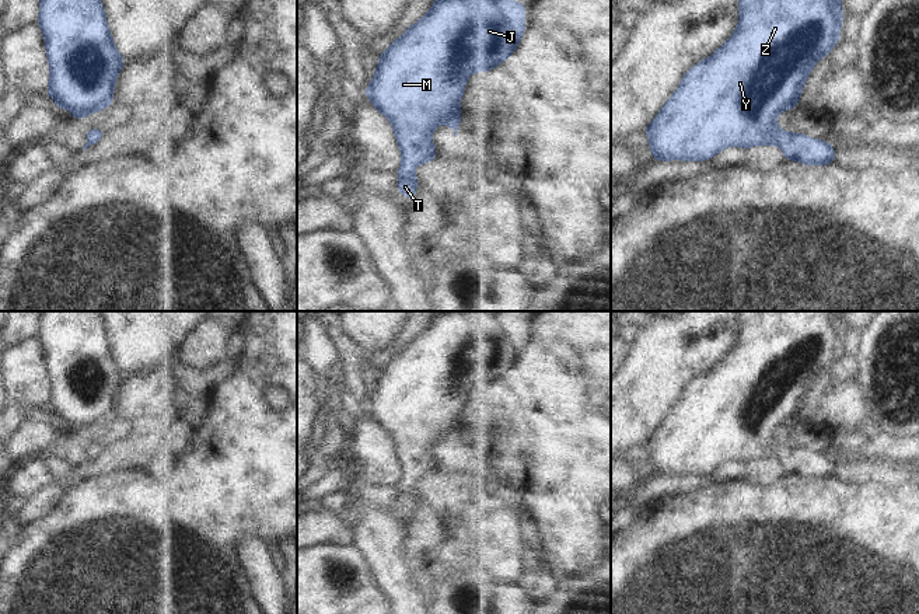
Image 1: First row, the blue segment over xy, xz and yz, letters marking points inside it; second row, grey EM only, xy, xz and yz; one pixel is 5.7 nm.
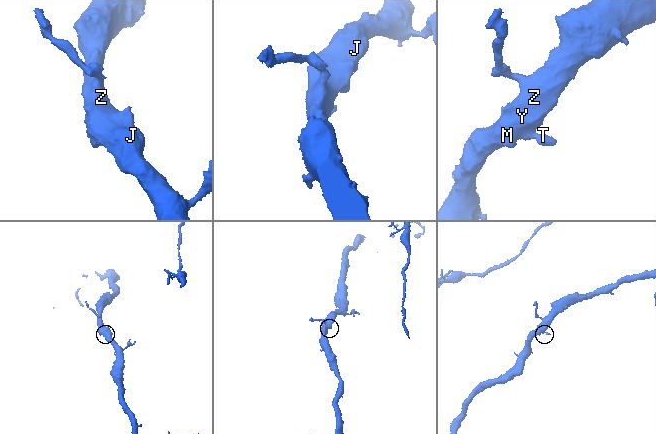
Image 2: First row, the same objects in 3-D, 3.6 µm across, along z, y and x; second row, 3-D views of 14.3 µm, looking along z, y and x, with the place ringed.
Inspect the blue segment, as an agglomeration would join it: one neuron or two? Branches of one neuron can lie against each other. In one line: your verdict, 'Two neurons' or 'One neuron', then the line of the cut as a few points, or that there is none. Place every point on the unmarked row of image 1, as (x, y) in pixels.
One neuron. No split

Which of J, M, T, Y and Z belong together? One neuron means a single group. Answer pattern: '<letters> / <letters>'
J M T Y Z

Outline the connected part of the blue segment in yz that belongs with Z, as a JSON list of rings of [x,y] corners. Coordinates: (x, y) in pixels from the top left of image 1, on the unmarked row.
[[[738,311],[740,314],[740,335],[730,350],[730,353],[720,360],[712,370],[702,374],[700,377],[691,381],[685,388],[682,397],[678,400],[677,405],[670,411],[670,414],[664,418],[658,429],[653,433],[653,436],[646,443],[646,450],[649,451],[650,464],[656,475],[660,474],[709,474],[727,460],[741,460],[744,463],[749,463],[758,458],[779,458],[787,475],[797,474],[806,479],[827,479],[834,475],[836,465],[822,453],[814,454],[803,447],[786,447],[779,443],[776,439],[776,430],[793,421],[799,419],[799,412],[801,409],[801,402],[815,380],[815,377],[822,371],[829,369],[832,362],[841,352],[841,335],[843,332],[842,311]]]

